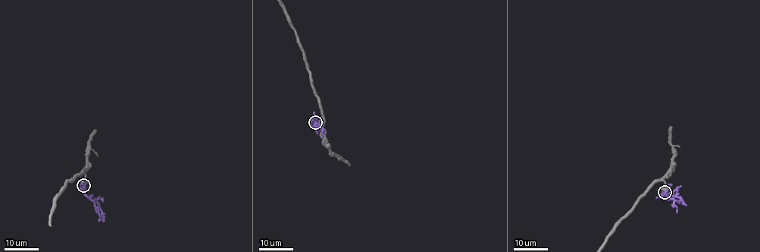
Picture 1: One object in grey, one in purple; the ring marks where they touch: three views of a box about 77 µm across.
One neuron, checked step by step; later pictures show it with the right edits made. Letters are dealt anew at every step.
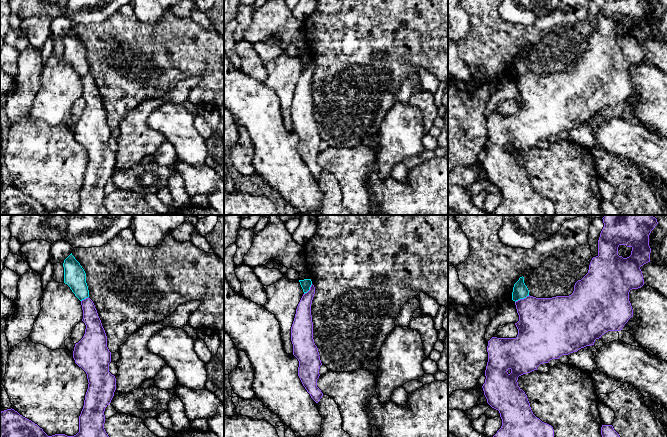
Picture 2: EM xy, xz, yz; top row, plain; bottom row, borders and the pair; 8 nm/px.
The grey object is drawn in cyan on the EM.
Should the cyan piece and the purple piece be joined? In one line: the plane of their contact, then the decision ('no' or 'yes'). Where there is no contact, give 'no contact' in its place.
meets cyan in yz; no

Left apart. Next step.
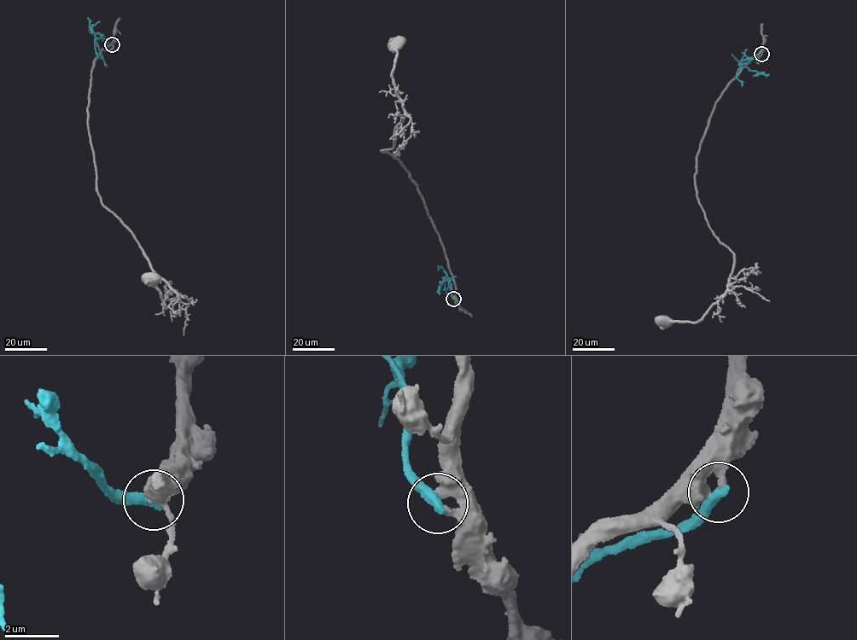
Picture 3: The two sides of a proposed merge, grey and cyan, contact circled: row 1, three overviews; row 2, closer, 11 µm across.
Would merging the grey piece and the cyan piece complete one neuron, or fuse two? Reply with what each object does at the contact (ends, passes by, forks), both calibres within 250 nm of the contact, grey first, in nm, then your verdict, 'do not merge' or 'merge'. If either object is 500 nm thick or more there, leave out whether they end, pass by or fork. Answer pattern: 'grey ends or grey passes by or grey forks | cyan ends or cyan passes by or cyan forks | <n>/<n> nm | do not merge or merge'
grey ends | cyan ends | 340/440 nm | do not merge

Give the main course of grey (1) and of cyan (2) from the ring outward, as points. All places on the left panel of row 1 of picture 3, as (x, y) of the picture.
1: (112, 44), (95, 62), (90, 89), (97, 191), (177, 297), (162, 305), (149, 278)
2: (111, 44), (108, 44), (102, 35), (95, 36), (106, 66)

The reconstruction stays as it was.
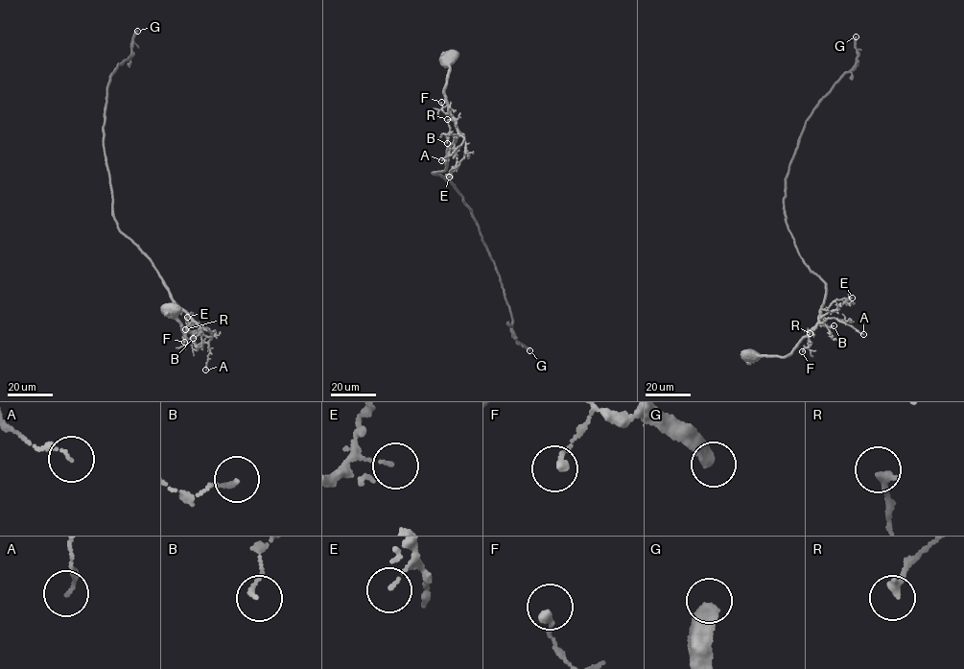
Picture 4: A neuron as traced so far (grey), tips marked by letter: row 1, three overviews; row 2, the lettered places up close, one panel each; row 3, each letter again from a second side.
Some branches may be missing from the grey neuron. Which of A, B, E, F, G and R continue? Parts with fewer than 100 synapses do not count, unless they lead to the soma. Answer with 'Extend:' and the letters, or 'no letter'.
Extend: G

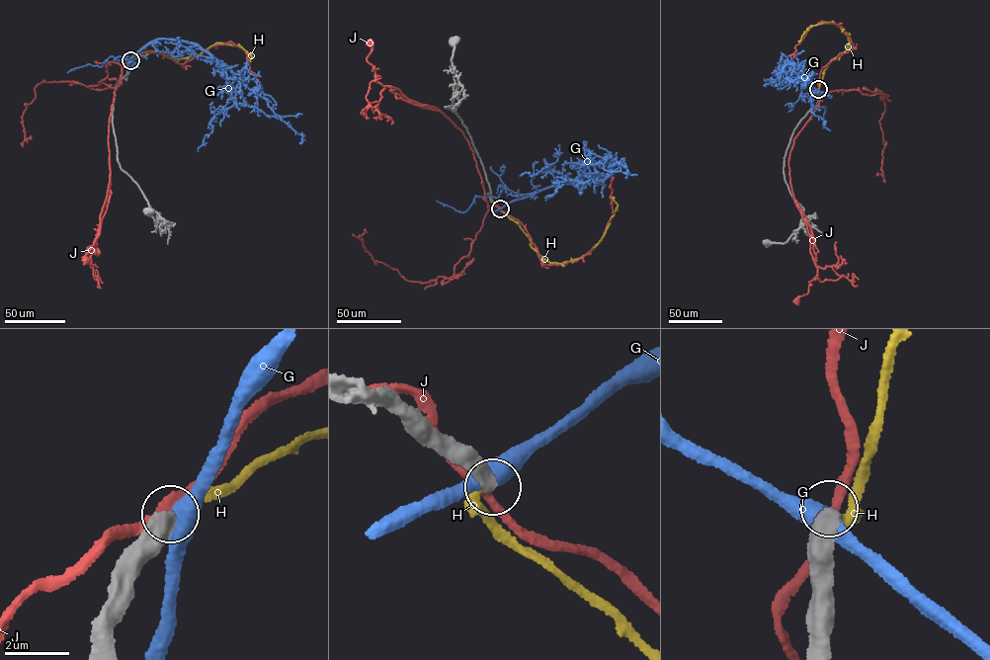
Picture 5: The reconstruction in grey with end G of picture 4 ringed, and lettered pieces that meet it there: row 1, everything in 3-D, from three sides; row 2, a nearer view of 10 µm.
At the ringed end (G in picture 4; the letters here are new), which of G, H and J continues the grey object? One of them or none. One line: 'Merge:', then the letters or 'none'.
Merge: none

